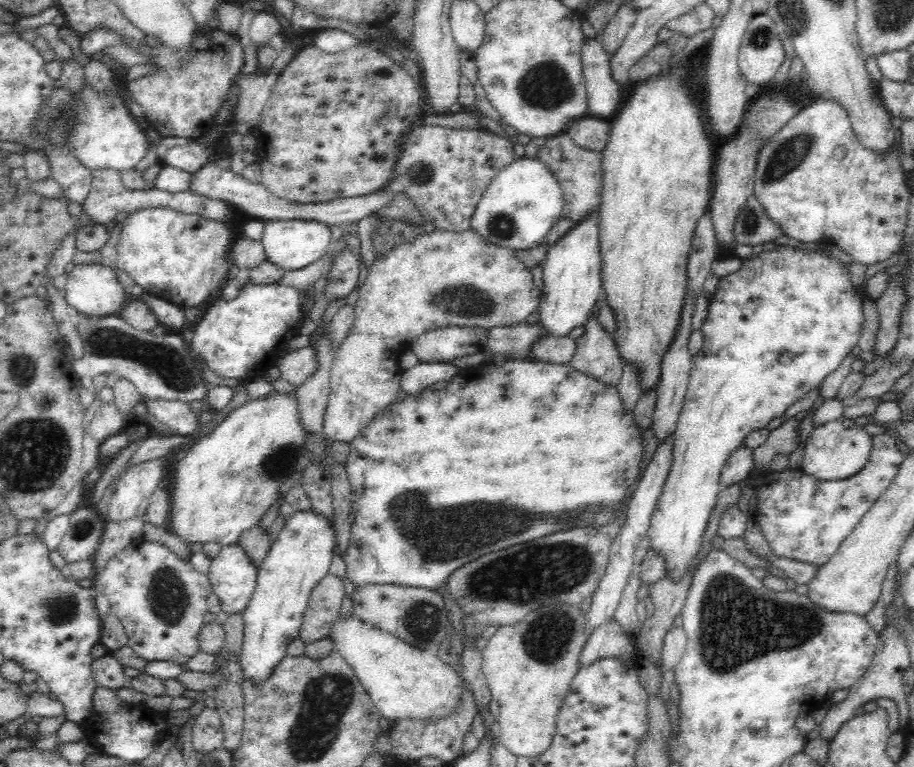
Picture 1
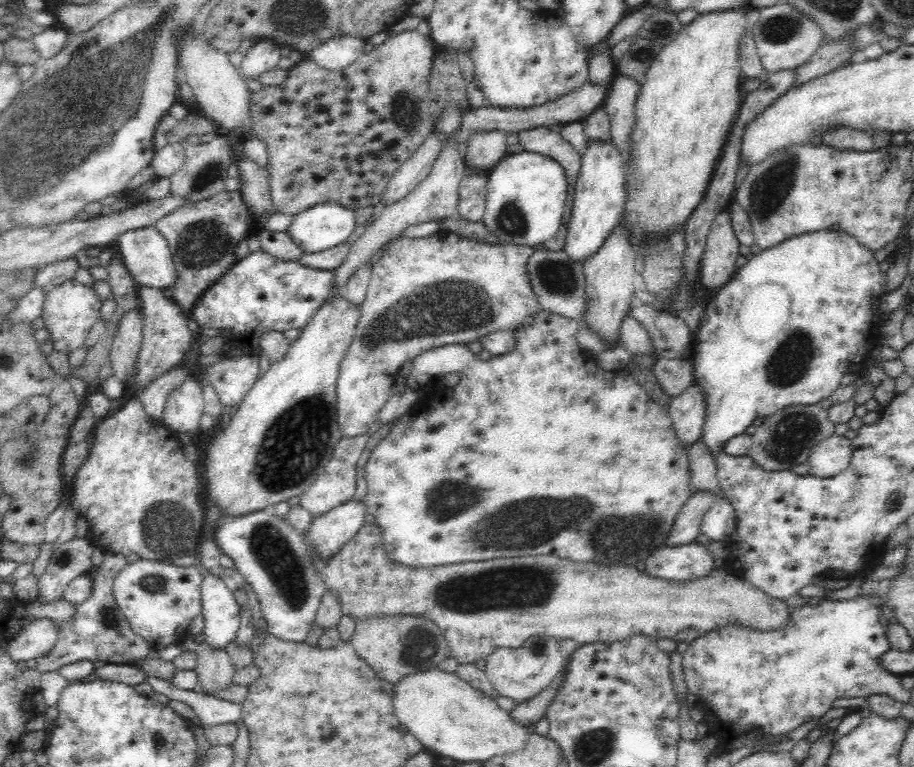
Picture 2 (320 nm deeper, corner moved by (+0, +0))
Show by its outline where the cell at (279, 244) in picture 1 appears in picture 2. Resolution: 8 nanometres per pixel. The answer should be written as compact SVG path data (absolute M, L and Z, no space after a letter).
M320 202L294 215L287 233L306 253L321 252L346 243L354 232L354 210L339 202Z

